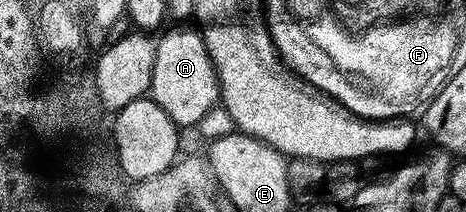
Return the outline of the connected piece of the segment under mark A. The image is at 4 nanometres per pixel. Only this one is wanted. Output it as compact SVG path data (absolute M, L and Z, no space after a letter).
M190 26L174 27L178 28L172 29L171 32L164 33L165 31L163 31L161 35L157 37L155 64L152 66L148 96L149 99L156 101L160 106L160 110L164 110L164 114L168 114L168 118L171 119L174 124L178 125L179 129L193 129L200 123L201 119L219 103L218 75L214 69L210 52L202 41L201 31L194 26L191 26L191 28L186 28Z

